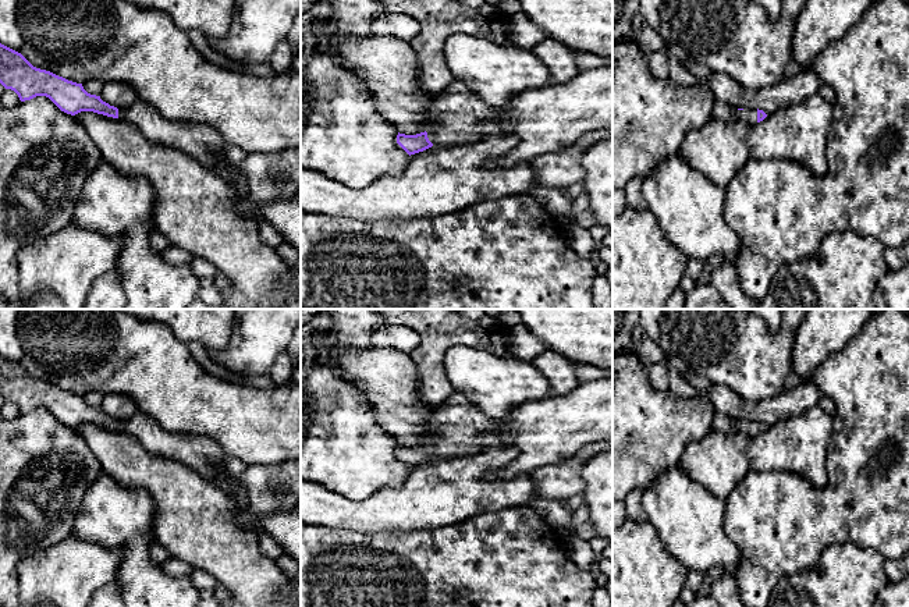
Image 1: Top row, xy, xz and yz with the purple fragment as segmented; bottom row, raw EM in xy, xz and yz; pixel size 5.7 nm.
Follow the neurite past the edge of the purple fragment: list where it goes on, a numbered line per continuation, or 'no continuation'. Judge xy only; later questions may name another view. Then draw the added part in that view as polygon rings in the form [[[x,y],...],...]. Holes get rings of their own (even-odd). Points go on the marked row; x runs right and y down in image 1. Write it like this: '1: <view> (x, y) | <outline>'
1: xy (202, 142) | [[[141,100],[118,109],[118,118],[138,127],[150,141],[181,149],[213,170],[217,157],[227,148],[216,129],[202,124],[168,120]]]

